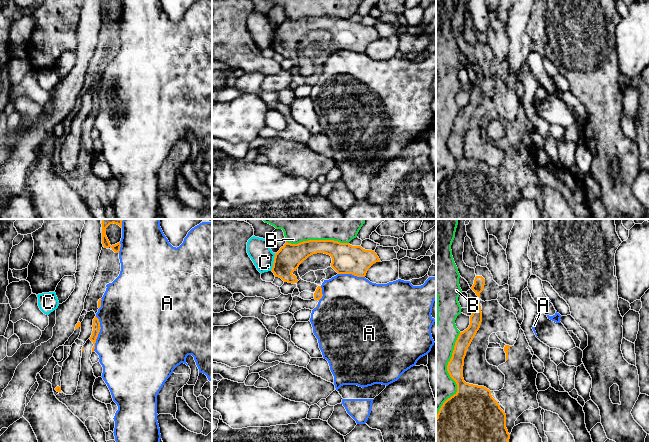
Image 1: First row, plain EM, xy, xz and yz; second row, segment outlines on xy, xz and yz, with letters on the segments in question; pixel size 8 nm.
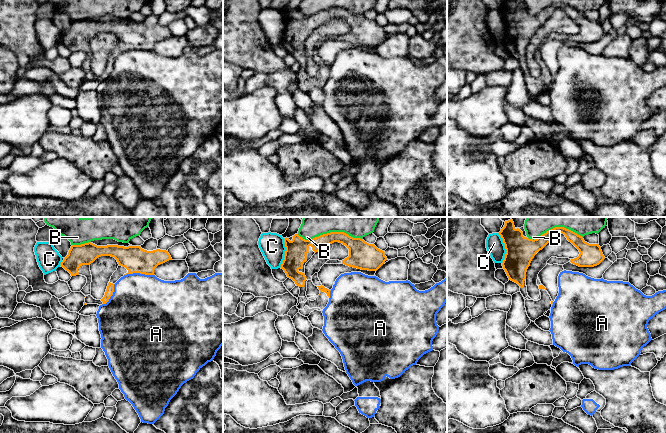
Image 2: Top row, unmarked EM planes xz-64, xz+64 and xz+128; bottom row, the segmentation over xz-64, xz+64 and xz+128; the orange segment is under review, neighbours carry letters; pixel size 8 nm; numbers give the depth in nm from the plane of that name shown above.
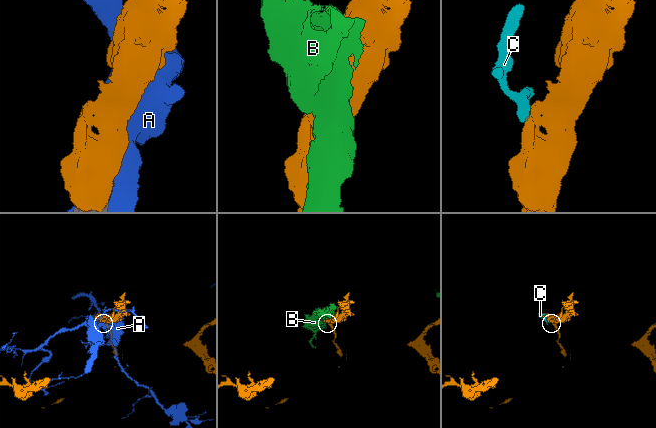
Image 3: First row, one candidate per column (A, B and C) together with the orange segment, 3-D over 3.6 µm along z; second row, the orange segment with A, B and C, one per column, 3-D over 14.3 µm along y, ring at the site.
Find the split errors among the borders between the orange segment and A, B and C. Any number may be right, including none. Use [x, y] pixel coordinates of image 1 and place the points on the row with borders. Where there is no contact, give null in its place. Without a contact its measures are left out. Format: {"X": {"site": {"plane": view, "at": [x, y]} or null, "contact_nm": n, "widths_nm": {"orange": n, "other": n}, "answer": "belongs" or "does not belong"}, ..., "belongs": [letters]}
{"A": {"site": {"plane": "xy", "at": [98, 333]}, "contact_nm": 280, "widths_nm": {"orange": 60, "other": 500}, "answer": "does not belong"}, "B": {"site": {"plane": "xz", "at": [317, 240]}, "contact_nm": 500, "widths_nm": {"orange": 200, "other": 360}, "answer": "does not belong"}, "C": {"site": {"plane": "xz", "at": [273, 262]}, "contact_nm": 150, "widths_nm": {"orange": 200, "other": 190}, "answer": "does not belong"}, "belongs": []}

